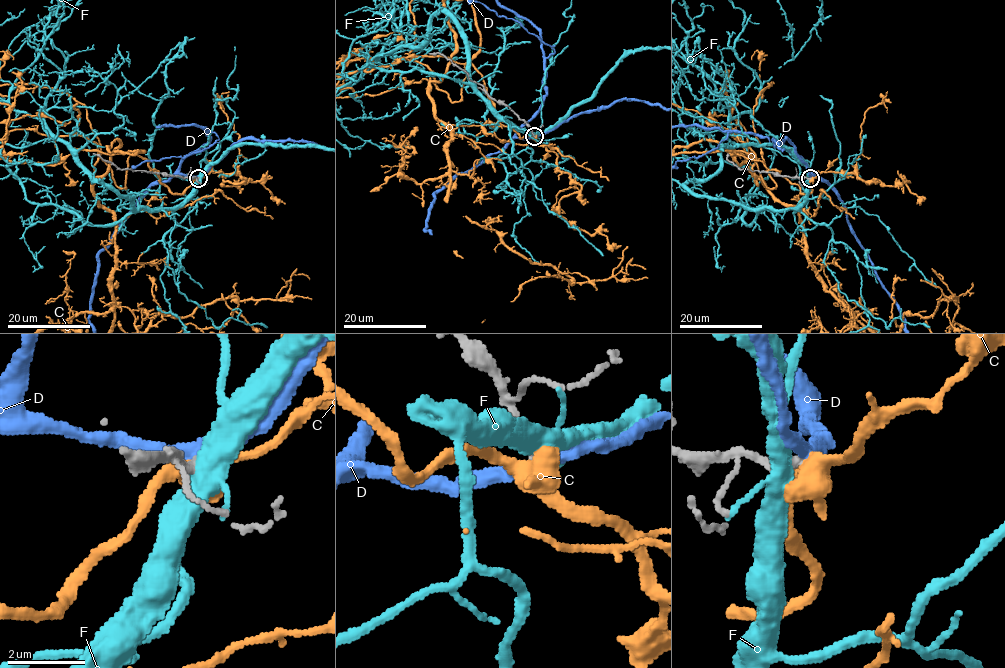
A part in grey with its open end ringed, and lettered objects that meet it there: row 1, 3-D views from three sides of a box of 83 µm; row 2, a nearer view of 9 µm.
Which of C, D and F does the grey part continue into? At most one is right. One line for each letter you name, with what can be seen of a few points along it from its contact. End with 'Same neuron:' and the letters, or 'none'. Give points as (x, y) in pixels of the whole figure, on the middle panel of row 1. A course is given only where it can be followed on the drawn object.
Same neuron: none

